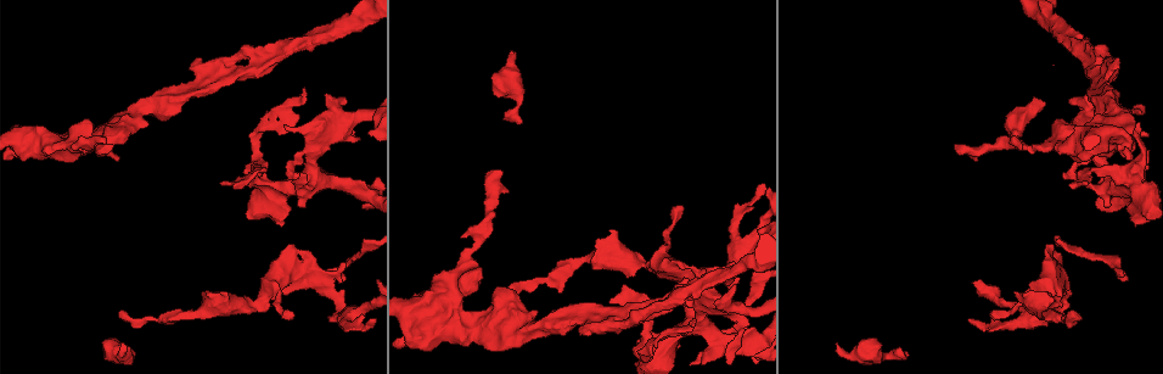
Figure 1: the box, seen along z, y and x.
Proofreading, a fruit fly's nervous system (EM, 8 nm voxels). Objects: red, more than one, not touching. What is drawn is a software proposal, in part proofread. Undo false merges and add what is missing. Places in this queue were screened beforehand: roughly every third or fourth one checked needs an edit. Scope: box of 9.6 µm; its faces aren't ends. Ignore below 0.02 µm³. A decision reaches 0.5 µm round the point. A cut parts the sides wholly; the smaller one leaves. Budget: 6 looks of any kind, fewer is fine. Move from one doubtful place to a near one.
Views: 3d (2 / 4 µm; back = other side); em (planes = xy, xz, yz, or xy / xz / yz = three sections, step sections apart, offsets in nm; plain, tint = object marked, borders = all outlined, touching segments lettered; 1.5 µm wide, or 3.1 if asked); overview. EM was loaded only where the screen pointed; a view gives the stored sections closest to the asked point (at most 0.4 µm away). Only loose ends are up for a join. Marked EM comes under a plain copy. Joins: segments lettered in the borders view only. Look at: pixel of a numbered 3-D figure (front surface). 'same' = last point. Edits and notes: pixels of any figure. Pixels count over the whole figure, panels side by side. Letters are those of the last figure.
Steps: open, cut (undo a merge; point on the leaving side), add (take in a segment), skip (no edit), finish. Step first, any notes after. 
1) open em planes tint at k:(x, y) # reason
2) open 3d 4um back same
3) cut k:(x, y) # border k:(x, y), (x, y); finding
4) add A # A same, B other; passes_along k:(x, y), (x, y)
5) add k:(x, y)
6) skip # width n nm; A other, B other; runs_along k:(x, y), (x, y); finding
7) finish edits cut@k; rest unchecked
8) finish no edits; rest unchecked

open em planes borders at 1:(189, 68) # branch stops here

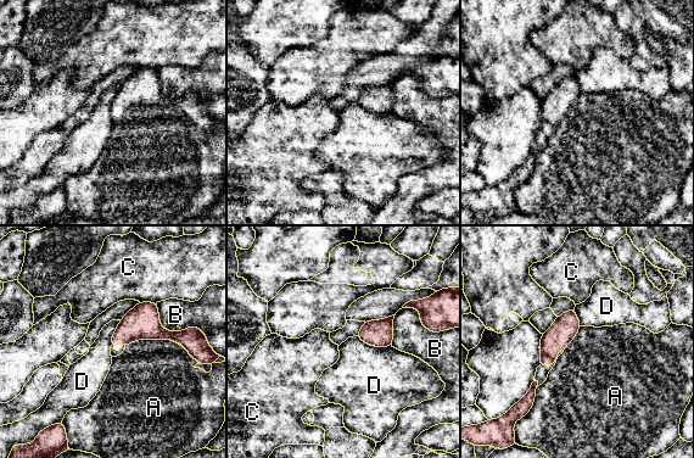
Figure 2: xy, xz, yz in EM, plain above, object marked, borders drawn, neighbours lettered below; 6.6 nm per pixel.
skip # width 160 nm; A other, B other, C other, D other; border 2:(357, 335), (369, 345), (391, 346); no lettered segment goes on from it

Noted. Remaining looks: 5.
open 3d 2um at 1:(152, 317) # a narrow waist

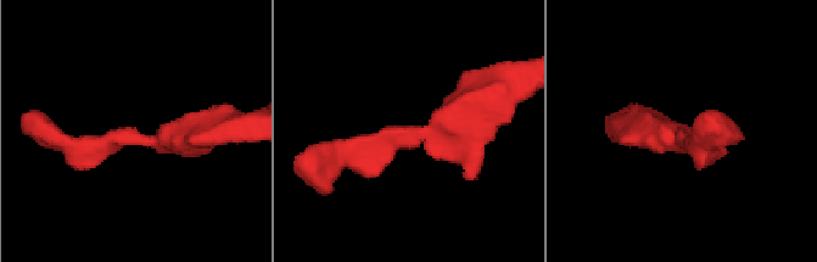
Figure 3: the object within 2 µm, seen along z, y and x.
open em yz step 8 tint at 3:(141, 137)

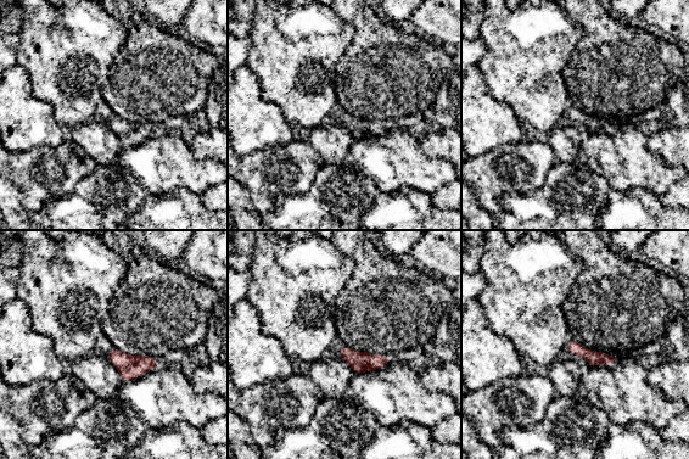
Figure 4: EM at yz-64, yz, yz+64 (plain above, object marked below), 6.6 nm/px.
open em planes borders same # another direction

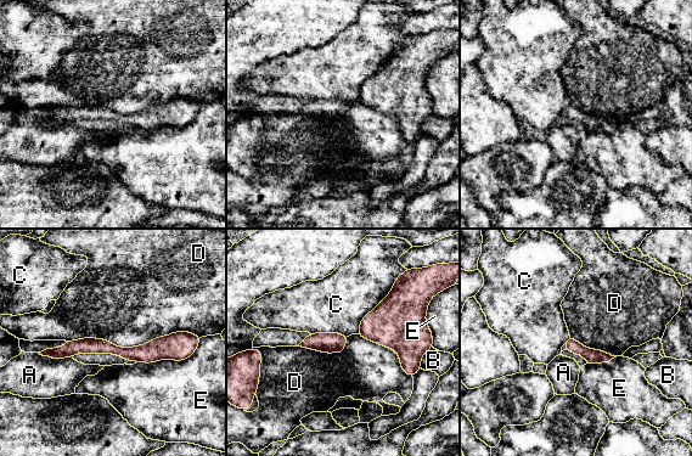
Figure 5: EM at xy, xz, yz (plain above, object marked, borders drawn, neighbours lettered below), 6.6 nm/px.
skip # A other, B other, C other, D other, E other; runs_along 5:(183, 339), (150, 353), (46, 353); one neuron here

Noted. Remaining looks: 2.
open em xz step 8 borders at 1:(907, 352) # branch stops here

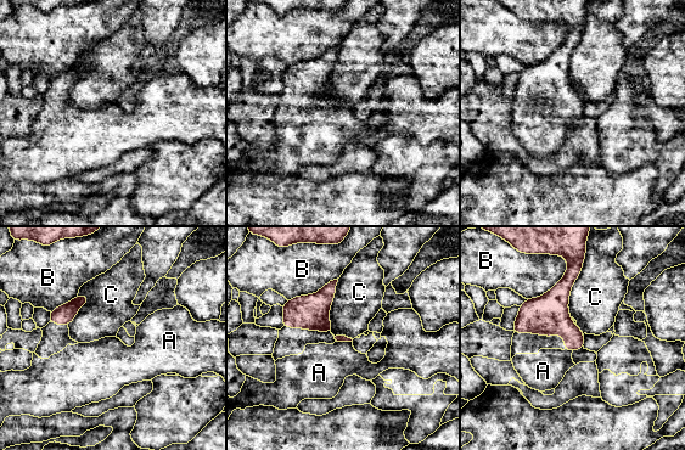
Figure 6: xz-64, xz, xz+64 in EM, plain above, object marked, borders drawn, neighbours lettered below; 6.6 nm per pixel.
open em planes borders same

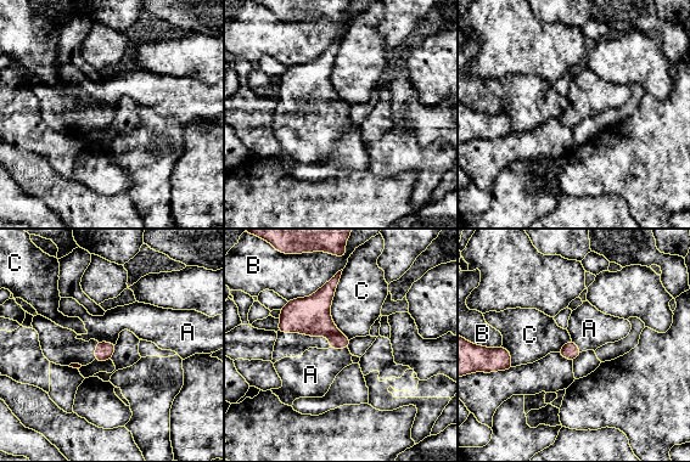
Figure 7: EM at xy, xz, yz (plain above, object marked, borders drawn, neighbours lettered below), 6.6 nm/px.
add A # A same, B other, C other; the neuron continues

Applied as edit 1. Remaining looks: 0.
finish edits add@7; rest unchecked

